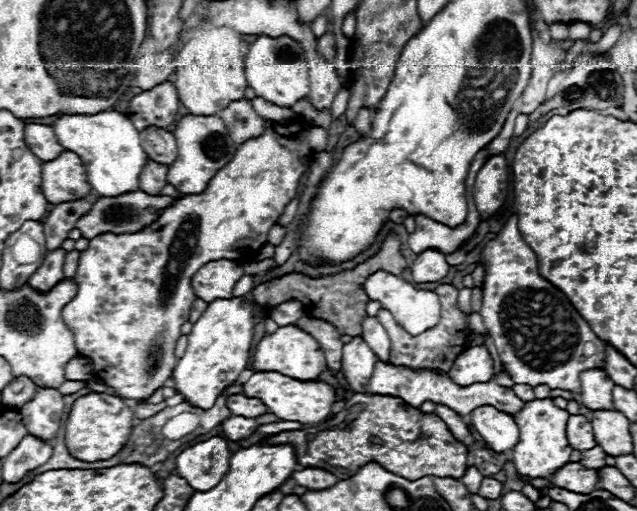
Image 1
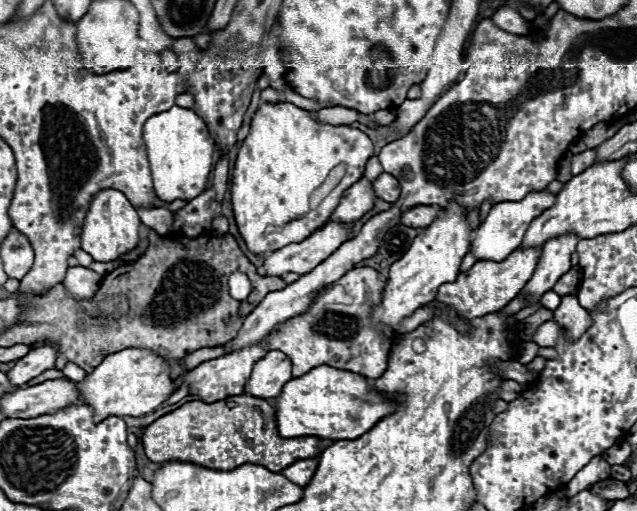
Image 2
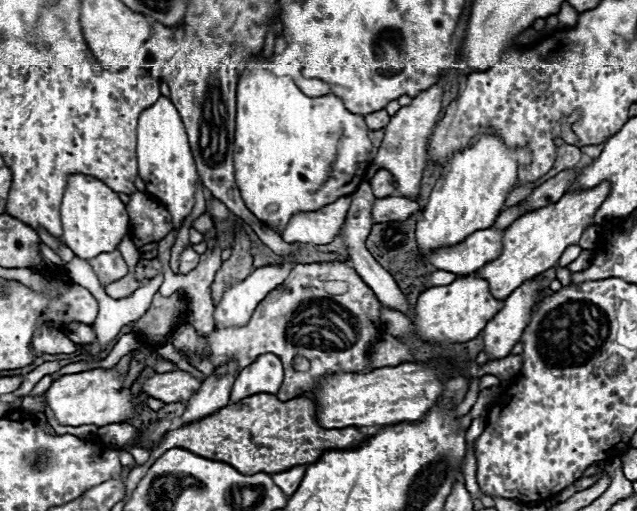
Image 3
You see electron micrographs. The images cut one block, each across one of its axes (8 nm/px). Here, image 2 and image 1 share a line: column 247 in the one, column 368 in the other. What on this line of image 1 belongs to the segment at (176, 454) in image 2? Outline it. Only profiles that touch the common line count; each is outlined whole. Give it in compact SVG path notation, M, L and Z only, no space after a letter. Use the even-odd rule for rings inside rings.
M354 394L346 408L332 418L304 430L288 430L262 438L268 444L290 444L304 468L322 468L340 480L352 478L362 466L378 462L386 470L418 480L422 476L462 478L468 464L468 448L458 442L436 414L422 414L400 398L378 394Z

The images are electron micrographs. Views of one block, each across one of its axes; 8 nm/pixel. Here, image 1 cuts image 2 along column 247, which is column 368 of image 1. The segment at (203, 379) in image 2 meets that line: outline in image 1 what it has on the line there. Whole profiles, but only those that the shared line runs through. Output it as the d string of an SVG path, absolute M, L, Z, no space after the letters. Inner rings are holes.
M356 336L352 342L344 344L342 350L342 370L352 392L366 394L366 384L374 372L376 354L366 346L366 342Z

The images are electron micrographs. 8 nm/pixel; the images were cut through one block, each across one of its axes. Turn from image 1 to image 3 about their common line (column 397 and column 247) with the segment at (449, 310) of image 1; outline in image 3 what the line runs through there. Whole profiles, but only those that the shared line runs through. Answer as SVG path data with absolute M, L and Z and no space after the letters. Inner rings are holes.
M314 262L298 264L292 274L258 304L244 326L220 328L208 334L206 342L214 366L234 360L242 370L260 354L276 354L284 364L280 400L292 400L300 396L300 390L310 392L324 374L364 372L370 366L372 346L382 334L380 302L356 270L344 262ZM296 356L304 356L310 362L306 372L294 370L292 358Z

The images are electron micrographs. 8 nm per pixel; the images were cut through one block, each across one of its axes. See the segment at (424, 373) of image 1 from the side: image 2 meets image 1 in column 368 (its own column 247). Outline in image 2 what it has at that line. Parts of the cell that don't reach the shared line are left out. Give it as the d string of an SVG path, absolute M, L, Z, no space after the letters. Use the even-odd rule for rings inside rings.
M270 350L256 366L246 382L246 394L258 398L276 398L284 384L292 380L292 362L278 350Z

